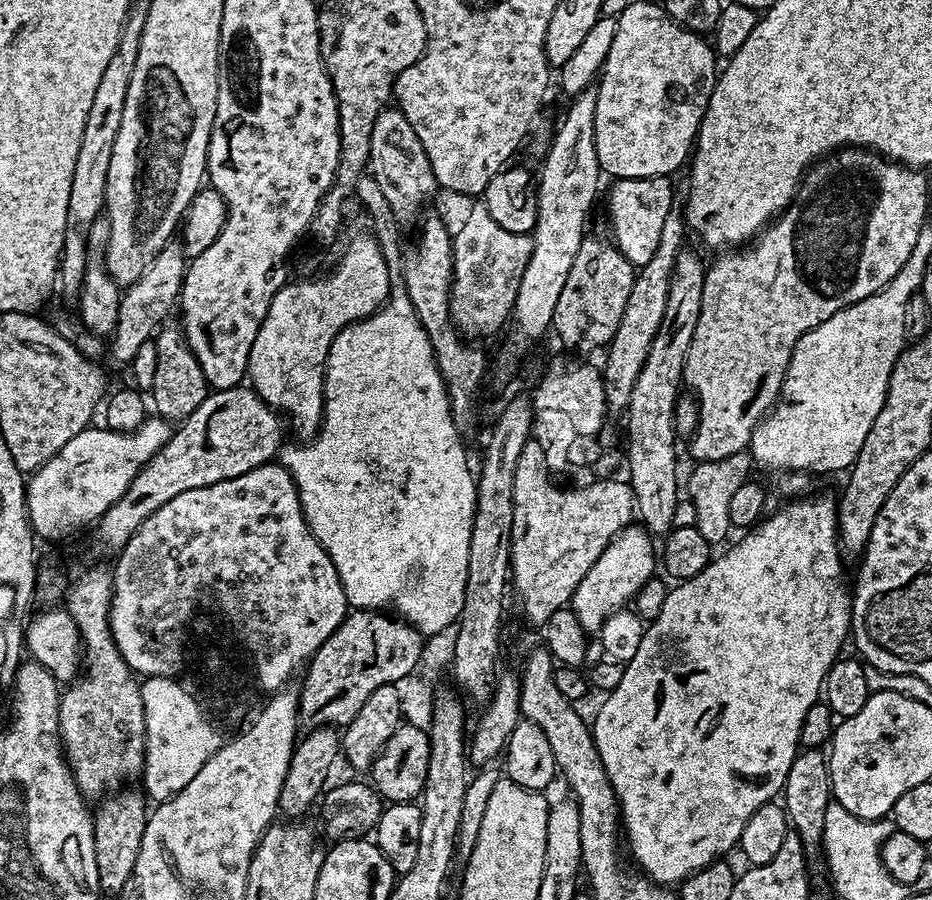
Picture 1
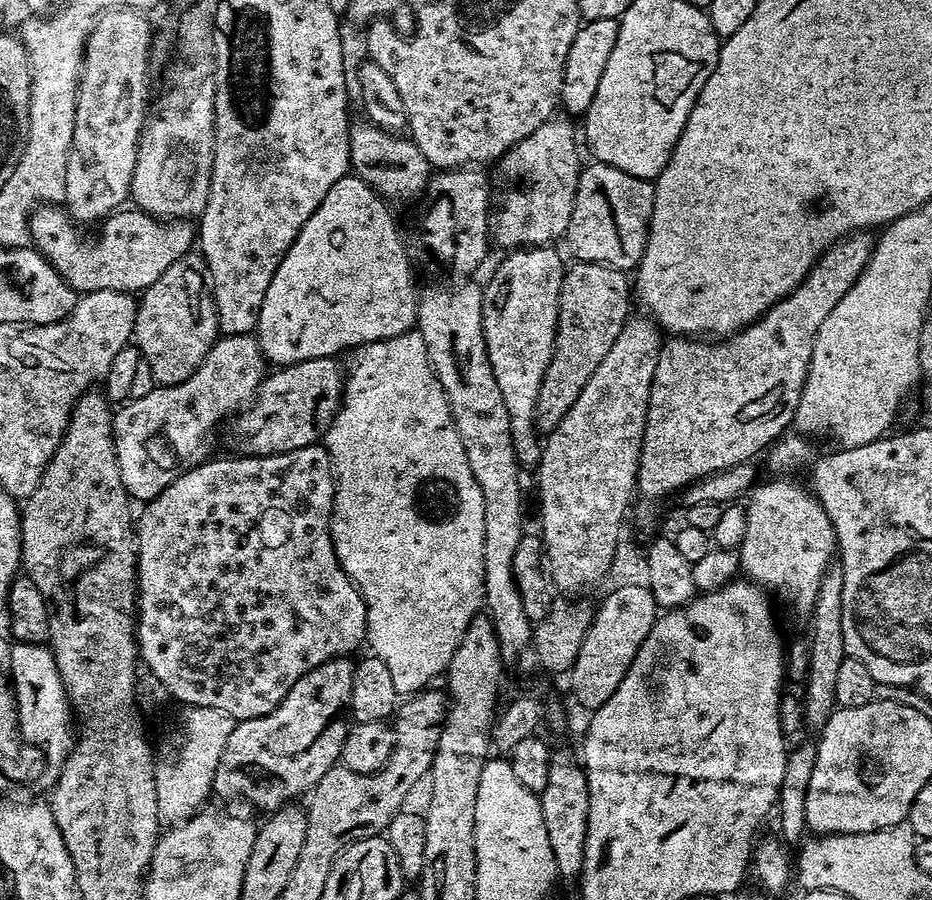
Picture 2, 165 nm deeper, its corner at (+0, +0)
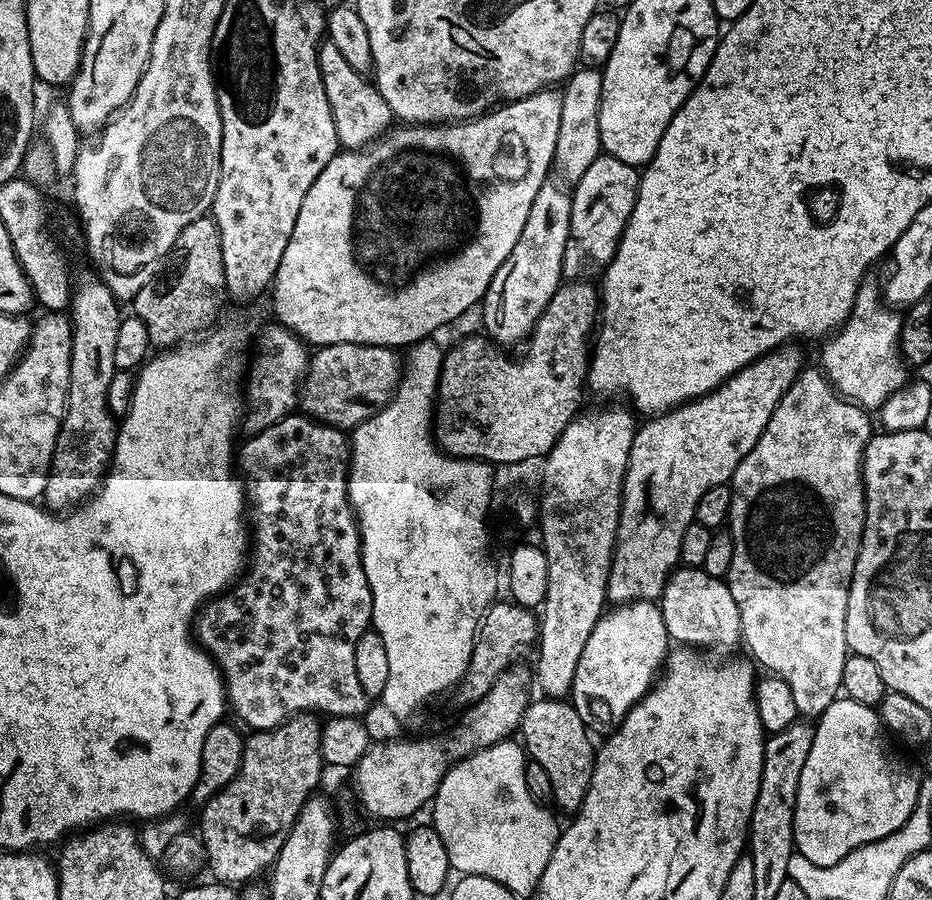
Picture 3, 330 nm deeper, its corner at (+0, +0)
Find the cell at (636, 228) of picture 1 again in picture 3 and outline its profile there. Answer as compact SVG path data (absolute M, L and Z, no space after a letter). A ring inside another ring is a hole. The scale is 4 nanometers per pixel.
M607 154L590 162L590 170L586 170L586 174L582 174L580 181L571 189L570 234L566 238L566 254L562 254L565 281L591 281L608 267L618 250L626 222L630 222L639 185L637 165L627 164Z

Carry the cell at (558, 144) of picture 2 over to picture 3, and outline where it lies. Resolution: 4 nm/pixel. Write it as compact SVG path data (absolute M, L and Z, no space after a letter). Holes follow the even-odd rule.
M580 66L562 84L562 114L558 122L558 142L554 150L554 172L565 185L575 186L590 170L590 162L602 155L598 110L602 102L603 71L599 67Z

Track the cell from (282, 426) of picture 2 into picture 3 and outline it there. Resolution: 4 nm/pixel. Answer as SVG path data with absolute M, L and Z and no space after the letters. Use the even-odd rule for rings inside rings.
M326 344L317 347L311 353L308 373L304 376L304 383L300 385L299 407L303 415L319 420L321 424L329 424L341 430L357 428L392 401L392 394L400 383L401 371L401 357L393 349L377 344Z

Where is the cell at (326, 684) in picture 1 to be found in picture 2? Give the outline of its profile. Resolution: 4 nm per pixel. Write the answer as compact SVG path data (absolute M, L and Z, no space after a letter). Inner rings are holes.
M348 658L327 660L322 666L314 666L282 698L282 702L270 714L253 720L242 720L236 723L230 738L223 747L221 761L218 762L214 774L211 791L220 800L249 800L256 808L265 808L265 813L271 814L285 804L299 801L326 774L326 770L337 767L340 751L346 742L346 734L350 727L347 719L340 720L352 702L352 687L354 686L355 663Z

